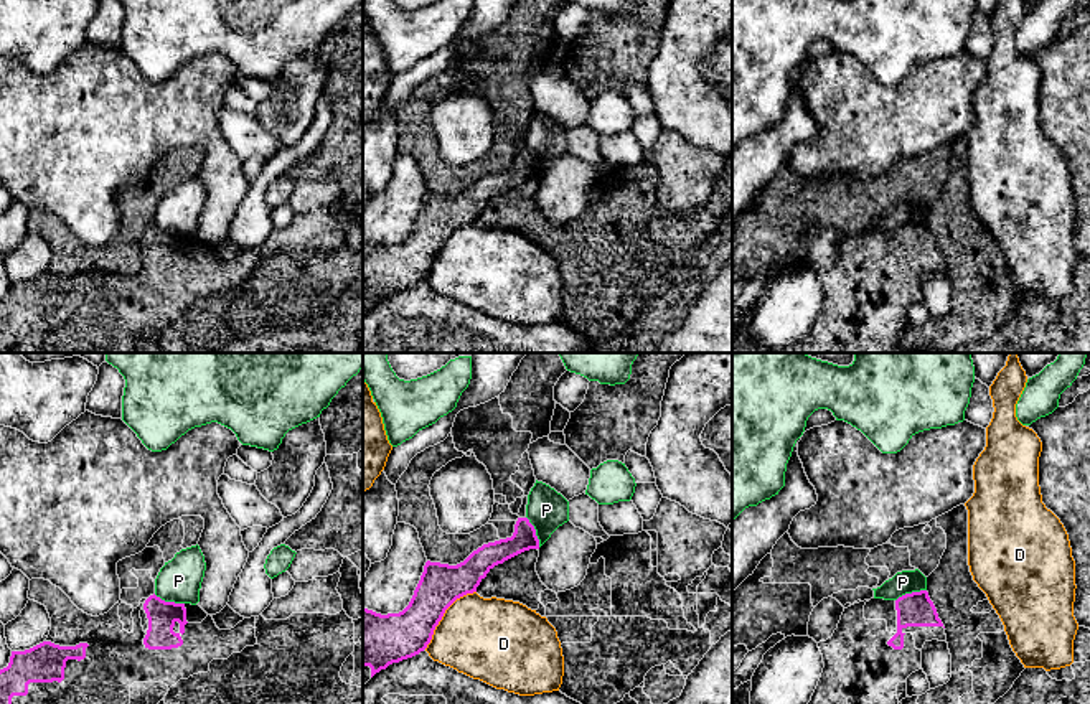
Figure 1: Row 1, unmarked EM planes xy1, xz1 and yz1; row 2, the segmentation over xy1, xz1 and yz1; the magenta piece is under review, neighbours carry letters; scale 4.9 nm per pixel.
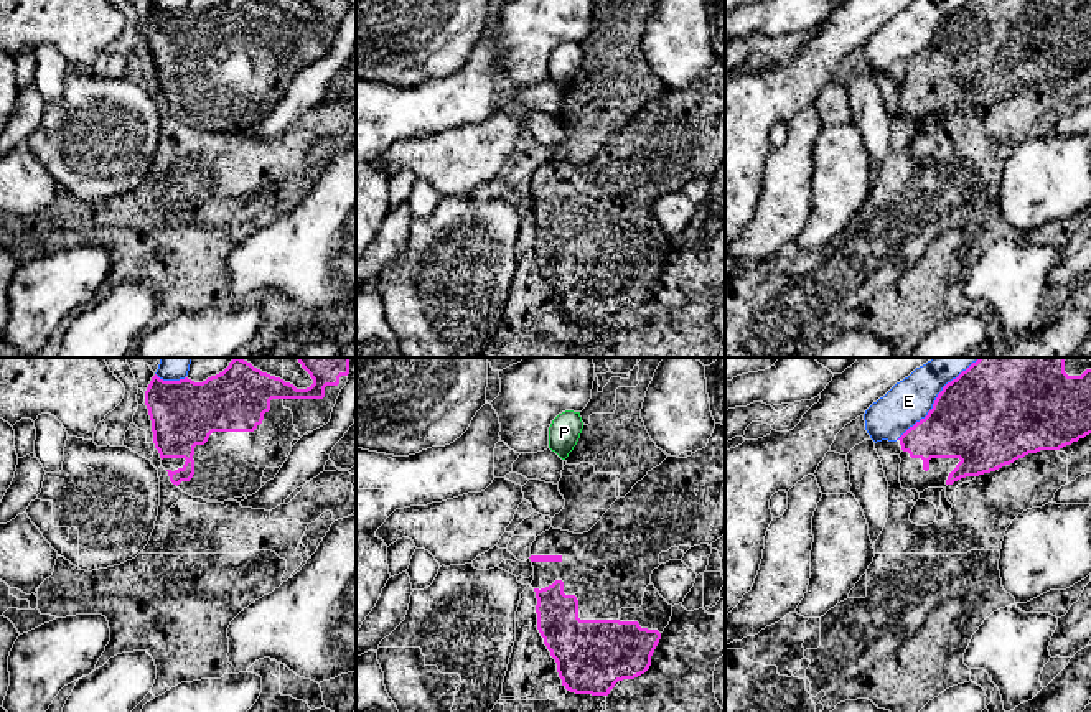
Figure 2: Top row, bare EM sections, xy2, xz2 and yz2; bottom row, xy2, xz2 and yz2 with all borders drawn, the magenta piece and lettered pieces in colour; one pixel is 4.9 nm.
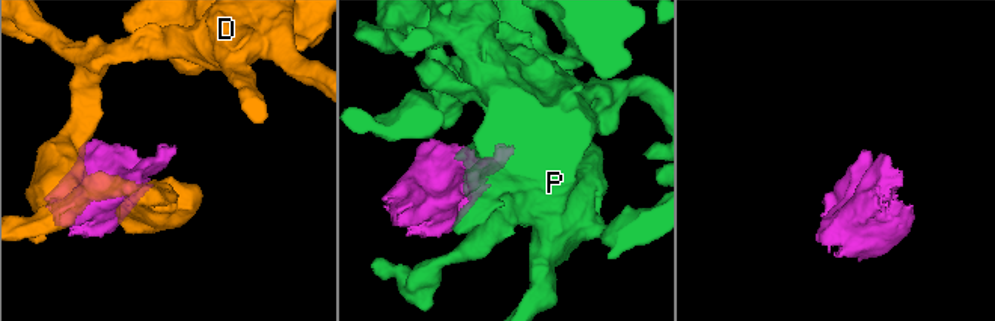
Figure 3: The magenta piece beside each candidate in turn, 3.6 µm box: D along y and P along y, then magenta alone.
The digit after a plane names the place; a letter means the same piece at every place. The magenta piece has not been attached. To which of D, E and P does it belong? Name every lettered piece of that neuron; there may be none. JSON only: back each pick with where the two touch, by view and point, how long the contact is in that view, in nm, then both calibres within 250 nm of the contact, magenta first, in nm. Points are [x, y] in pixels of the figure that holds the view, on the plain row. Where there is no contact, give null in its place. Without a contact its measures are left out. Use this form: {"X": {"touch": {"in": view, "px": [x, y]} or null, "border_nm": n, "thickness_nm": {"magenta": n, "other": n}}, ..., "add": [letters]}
{"add": []}

